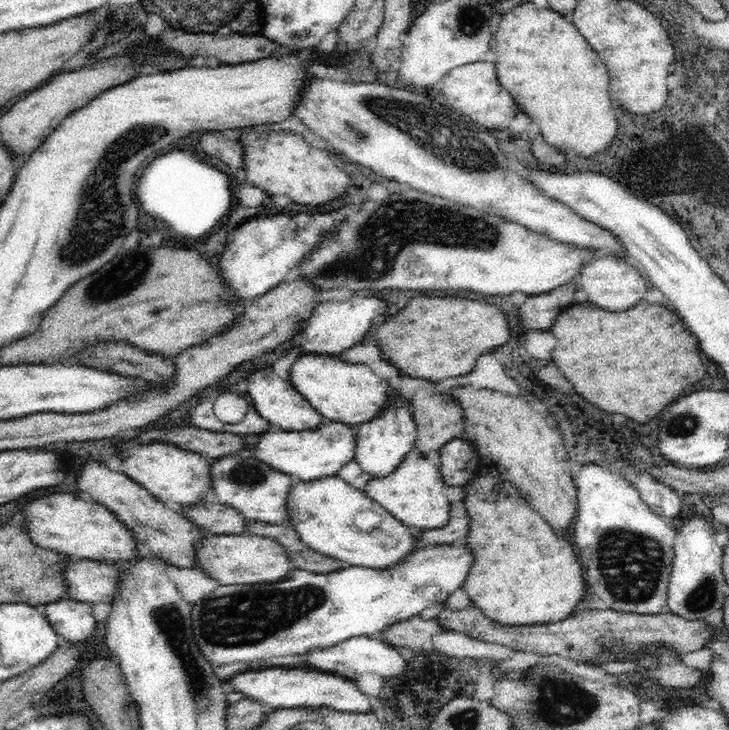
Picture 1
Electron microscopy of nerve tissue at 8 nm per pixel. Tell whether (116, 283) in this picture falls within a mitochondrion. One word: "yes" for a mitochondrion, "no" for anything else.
yes

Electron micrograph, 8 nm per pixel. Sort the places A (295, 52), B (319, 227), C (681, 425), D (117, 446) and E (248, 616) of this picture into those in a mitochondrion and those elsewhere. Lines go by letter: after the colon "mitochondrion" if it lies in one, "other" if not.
A: other
B: mitochondrion
C: mitochondrion
D: other
E: mitochondrion

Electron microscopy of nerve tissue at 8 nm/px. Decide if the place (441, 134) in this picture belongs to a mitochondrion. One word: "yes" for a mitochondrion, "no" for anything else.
yes

